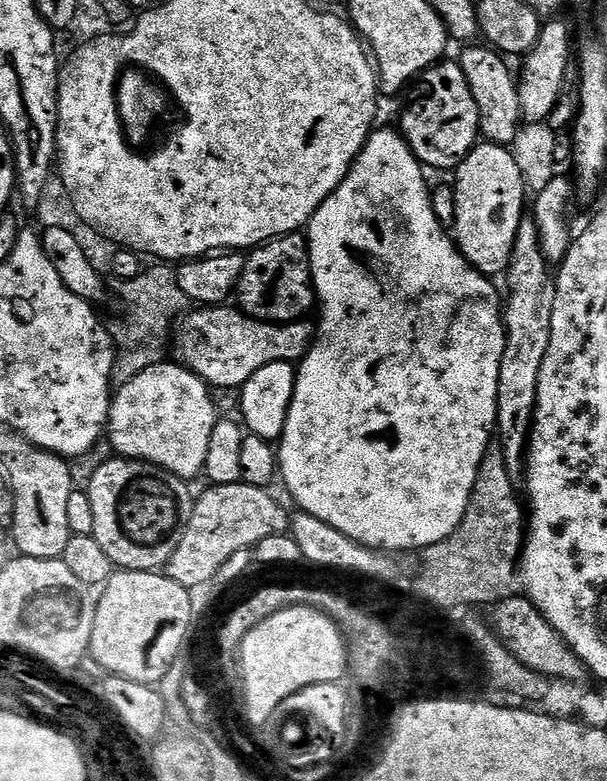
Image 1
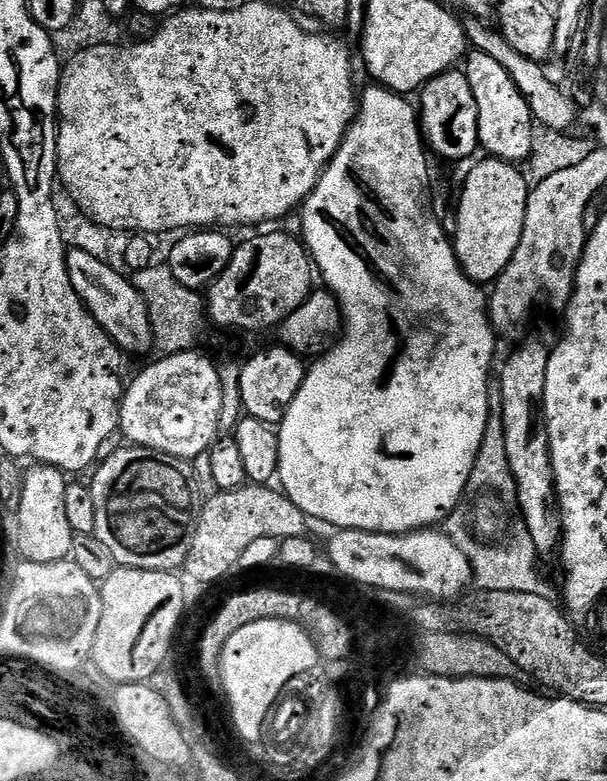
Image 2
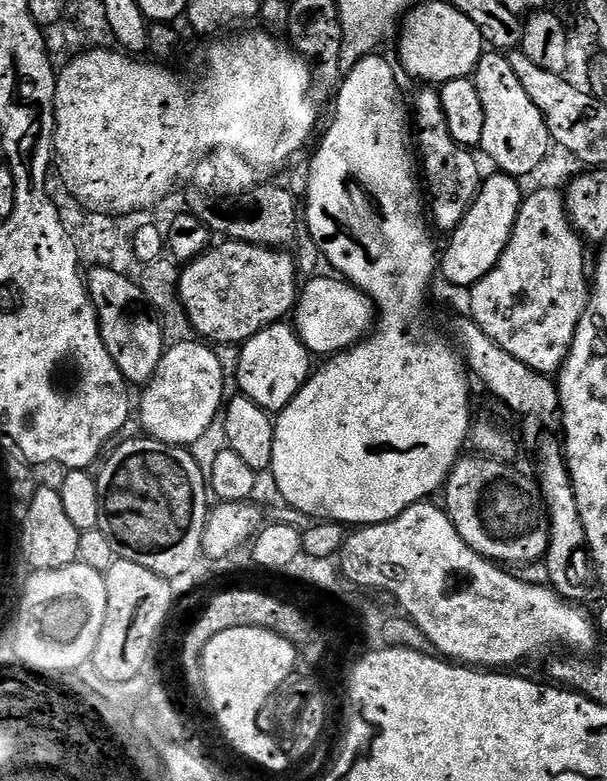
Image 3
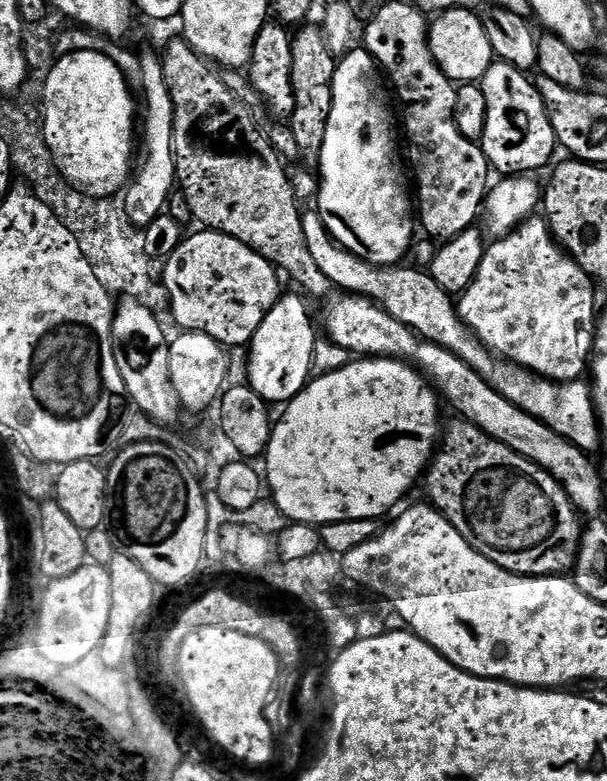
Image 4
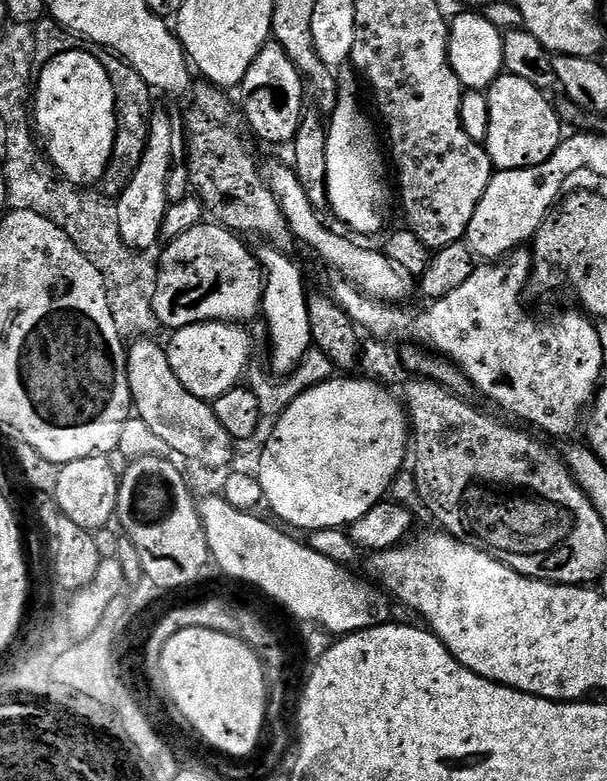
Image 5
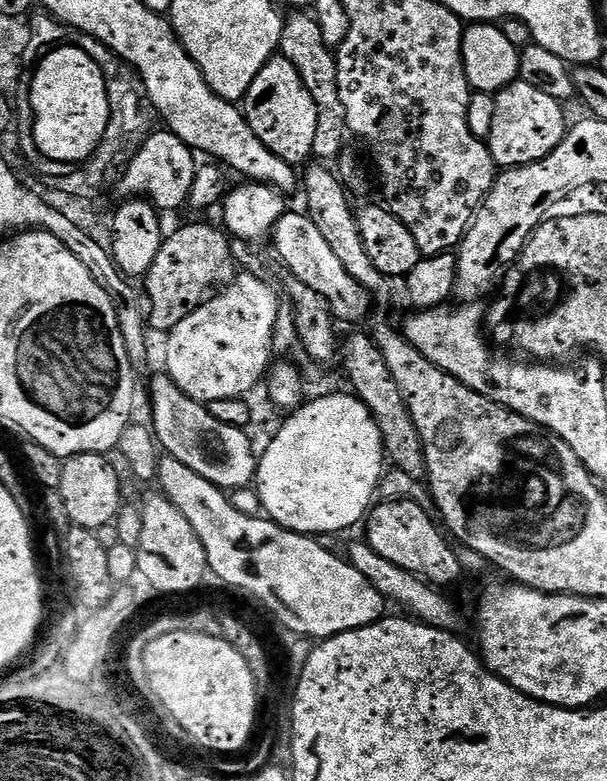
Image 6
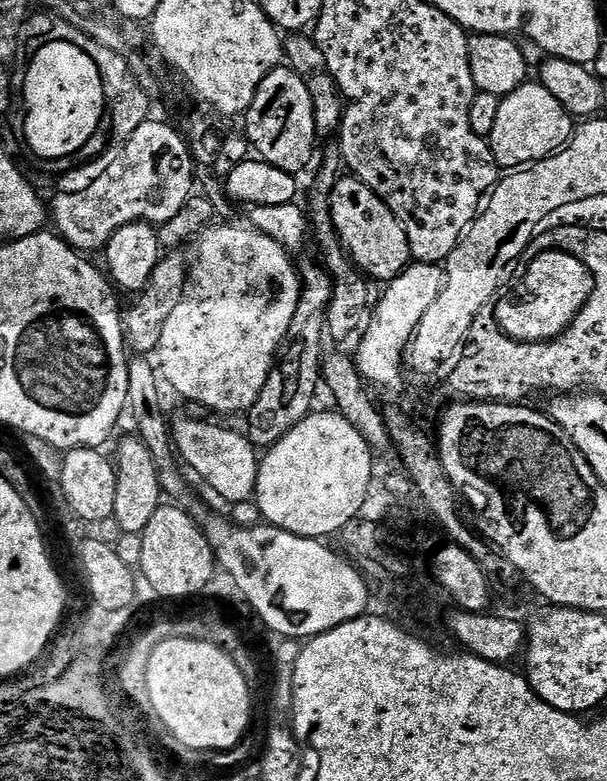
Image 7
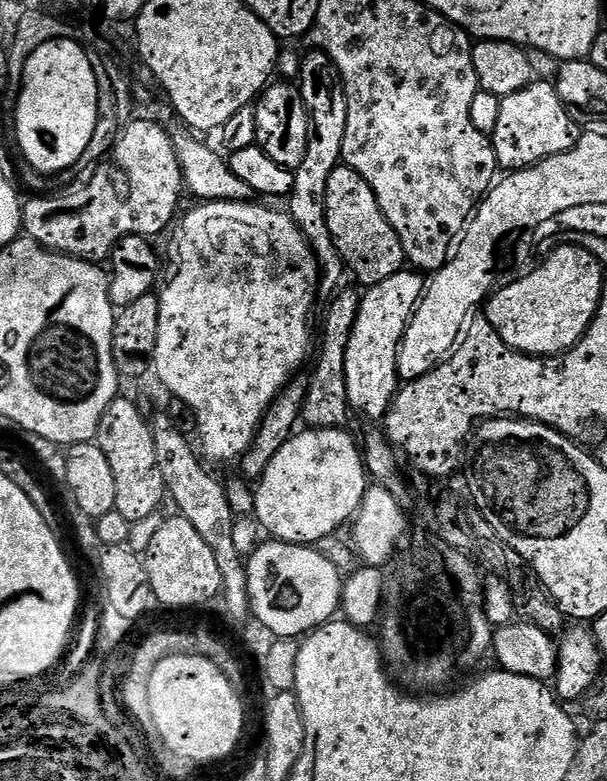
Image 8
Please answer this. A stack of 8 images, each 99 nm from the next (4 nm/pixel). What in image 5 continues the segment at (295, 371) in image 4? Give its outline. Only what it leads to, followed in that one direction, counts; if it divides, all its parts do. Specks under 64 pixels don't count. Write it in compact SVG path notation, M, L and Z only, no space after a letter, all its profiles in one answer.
M264 246L264 249L258 252L258 259L266 277L262 316L268 319L268 336L272 339L270 368L277 377L284 378L299 367L304 356L313 347L308 313L310 292L304 289L304 280L300 277L299 266L281 249L275 246Z

